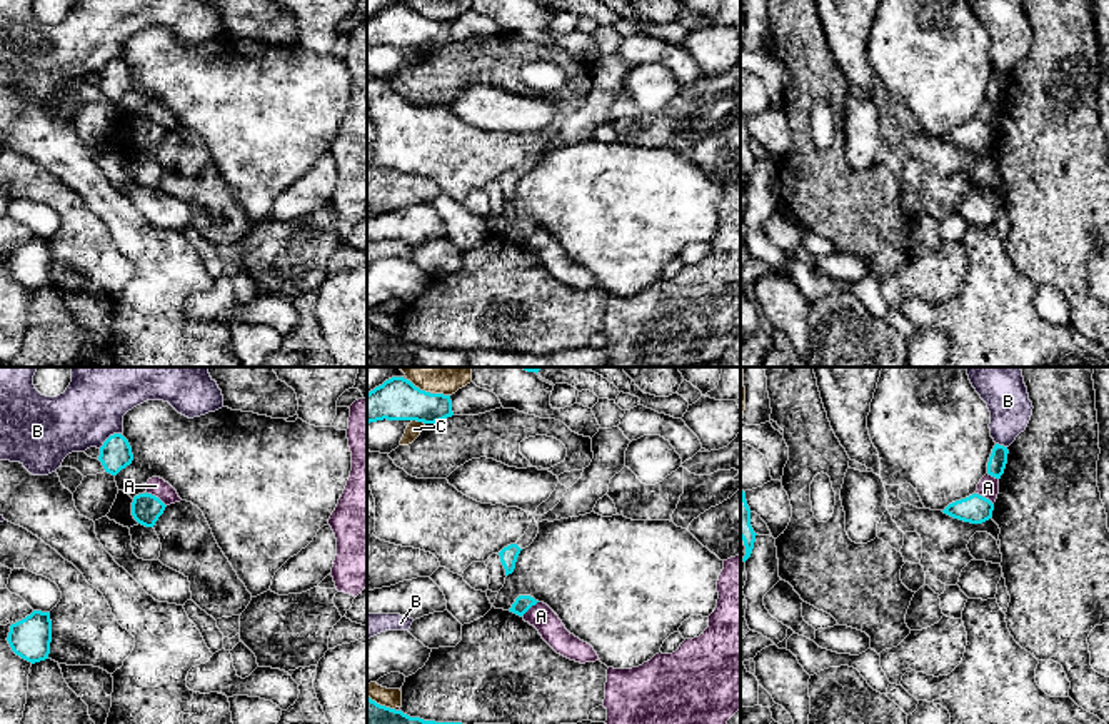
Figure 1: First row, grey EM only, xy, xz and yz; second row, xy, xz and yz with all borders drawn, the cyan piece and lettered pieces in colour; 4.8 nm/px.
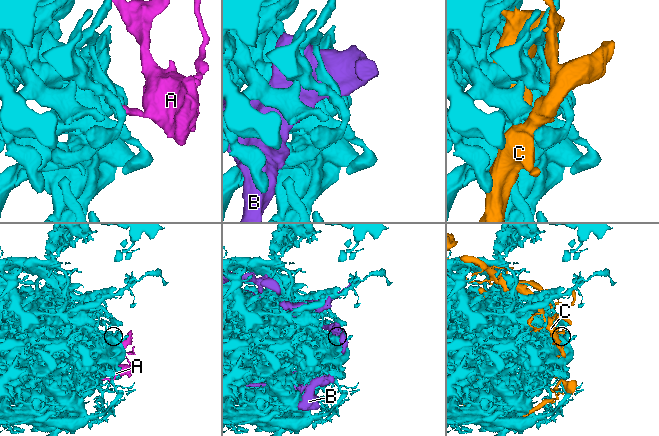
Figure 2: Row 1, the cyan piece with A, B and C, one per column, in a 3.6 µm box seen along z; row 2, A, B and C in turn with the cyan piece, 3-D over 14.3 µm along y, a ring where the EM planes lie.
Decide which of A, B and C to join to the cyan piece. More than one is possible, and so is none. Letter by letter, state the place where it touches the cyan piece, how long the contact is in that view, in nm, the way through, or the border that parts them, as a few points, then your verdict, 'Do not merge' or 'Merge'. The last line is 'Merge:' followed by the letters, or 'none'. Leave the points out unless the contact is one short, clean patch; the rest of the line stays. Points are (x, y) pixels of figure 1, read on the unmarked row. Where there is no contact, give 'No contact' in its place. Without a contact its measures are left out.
A: Touches cyan at xy (154, 122). Shared border 130 nm. Boundary: xy (145, 117), (165, 132). Do not merge
B: Touches cyan at xy (110, 62). Shared border 140 nm. Do not merge
C: Touches cyan at xz (419, 47). Shared border 70 nm. Do not merge
Merge: none

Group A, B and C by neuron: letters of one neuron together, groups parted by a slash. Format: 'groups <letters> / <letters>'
groups A / B / C

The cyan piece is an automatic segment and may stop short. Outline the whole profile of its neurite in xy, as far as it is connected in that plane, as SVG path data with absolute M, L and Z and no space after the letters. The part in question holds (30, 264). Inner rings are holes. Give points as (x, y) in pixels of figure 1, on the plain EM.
M33 237L12 250L7 267L17 282L32 290L48 285L52 269L50 239Z

